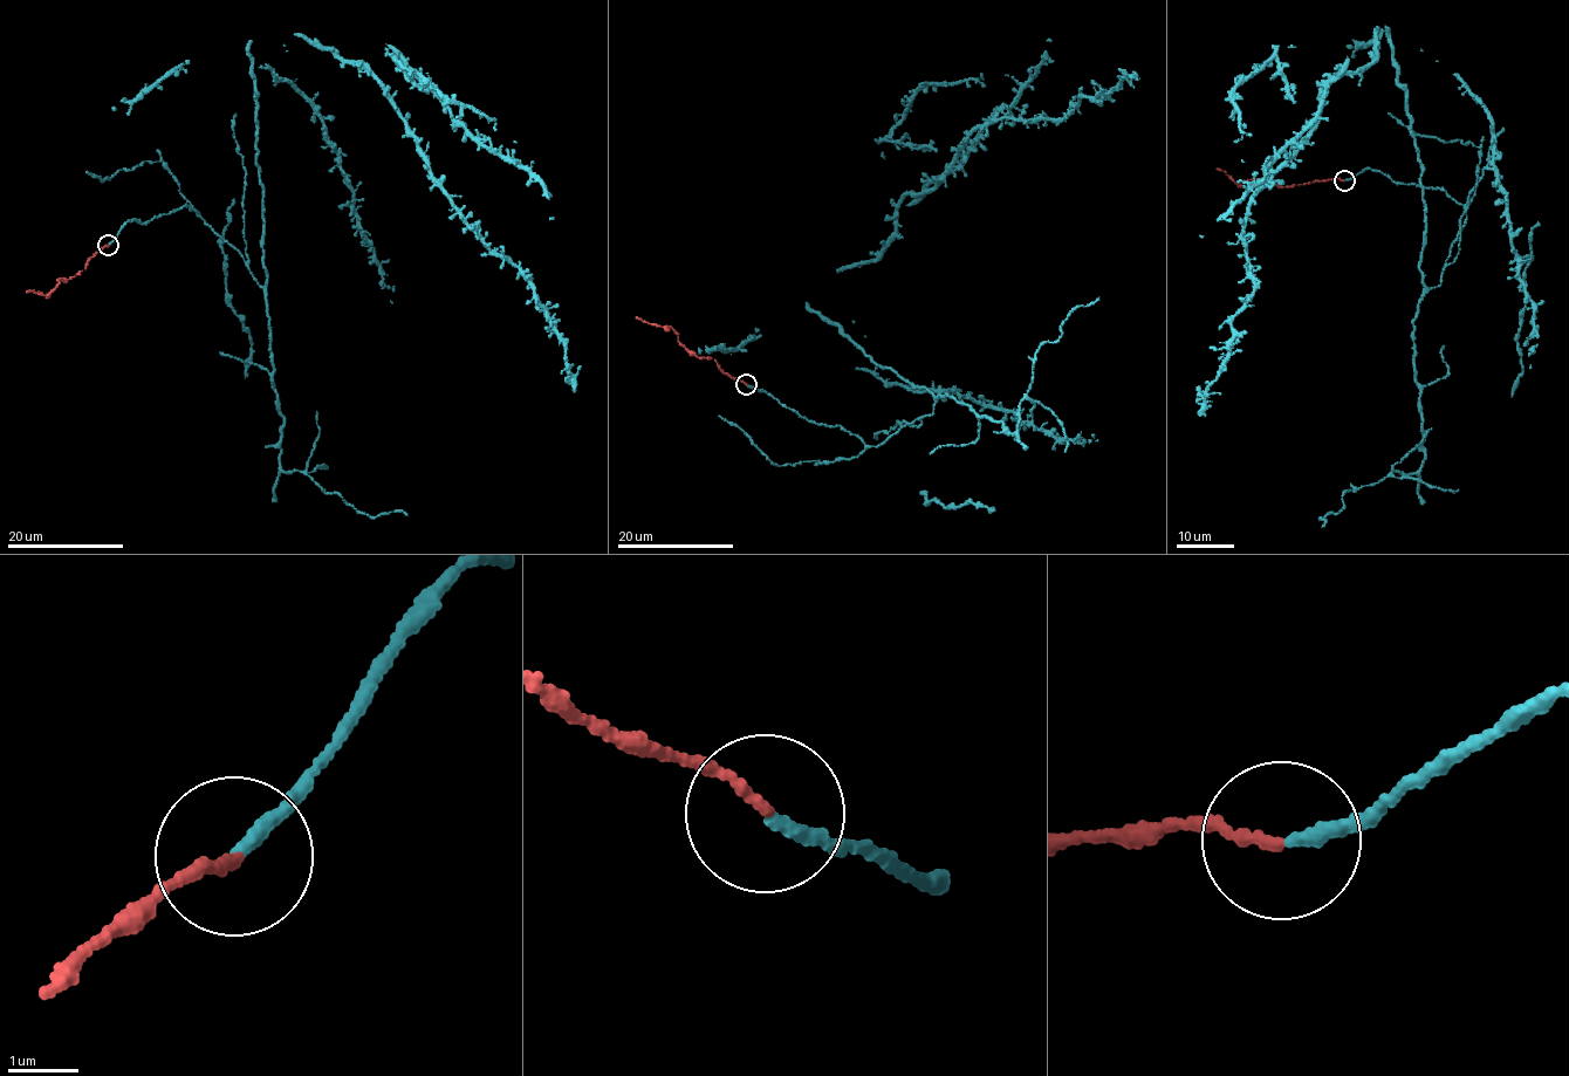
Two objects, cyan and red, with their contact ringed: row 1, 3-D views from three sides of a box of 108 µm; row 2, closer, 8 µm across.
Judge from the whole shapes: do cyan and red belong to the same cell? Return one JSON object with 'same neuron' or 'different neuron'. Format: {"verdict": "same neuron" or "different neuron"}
{"verdict": "same neuron"}

